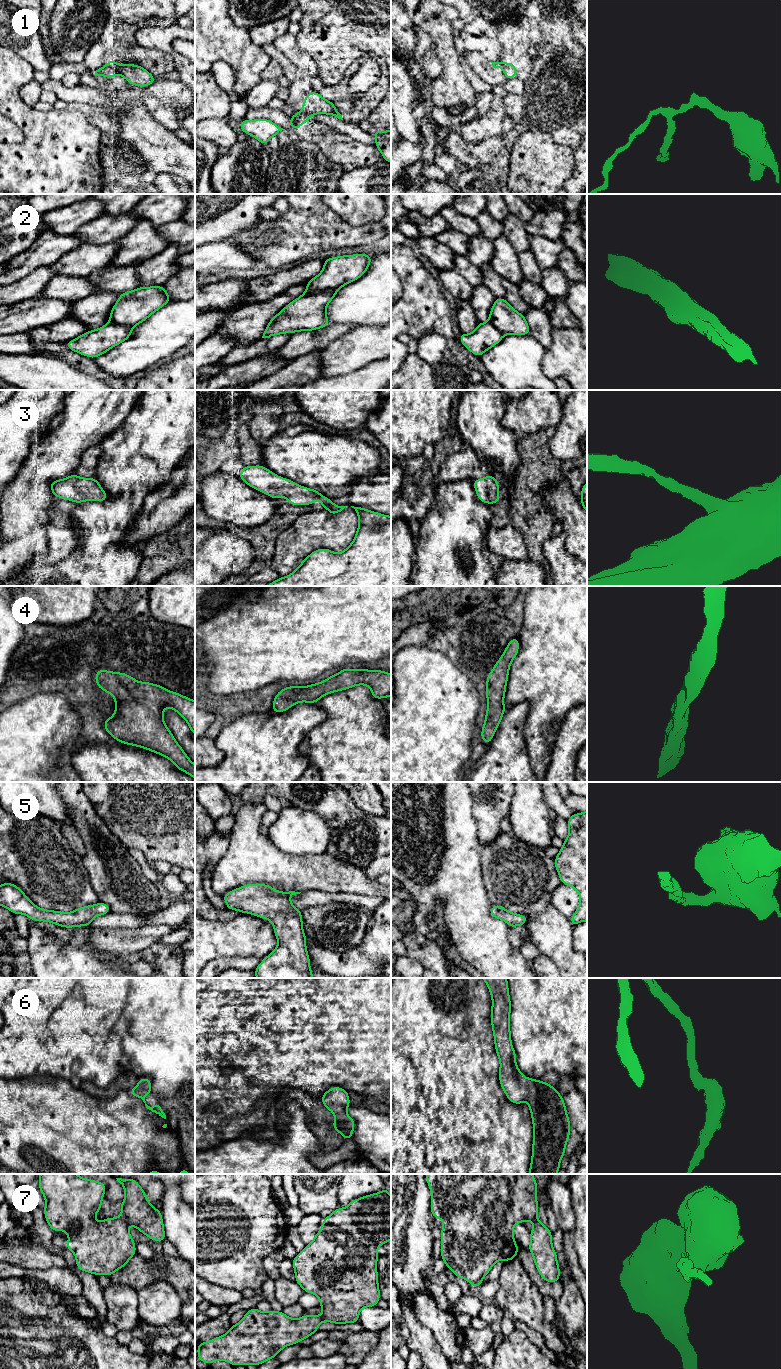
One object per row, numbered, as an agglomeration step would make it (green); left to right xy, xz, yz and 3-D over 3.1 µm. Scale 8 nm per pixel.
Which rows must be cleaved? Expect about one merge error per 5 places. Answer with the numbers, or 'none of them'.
1, 2, 7

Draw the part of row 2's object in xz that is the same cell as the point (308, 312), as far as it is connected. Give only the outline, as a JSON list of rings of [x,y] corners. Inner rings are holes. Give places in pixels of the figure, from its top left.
[[[333,288],[294,299],[269,321],[262,338],[327,327],[326,308],[338,291]]]

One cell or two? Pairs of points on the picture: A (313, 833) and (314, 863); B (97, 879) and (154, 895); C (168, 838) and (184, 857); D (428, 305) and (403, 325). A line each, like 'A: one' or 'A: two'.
A: two
B: one
C: one
D: one

